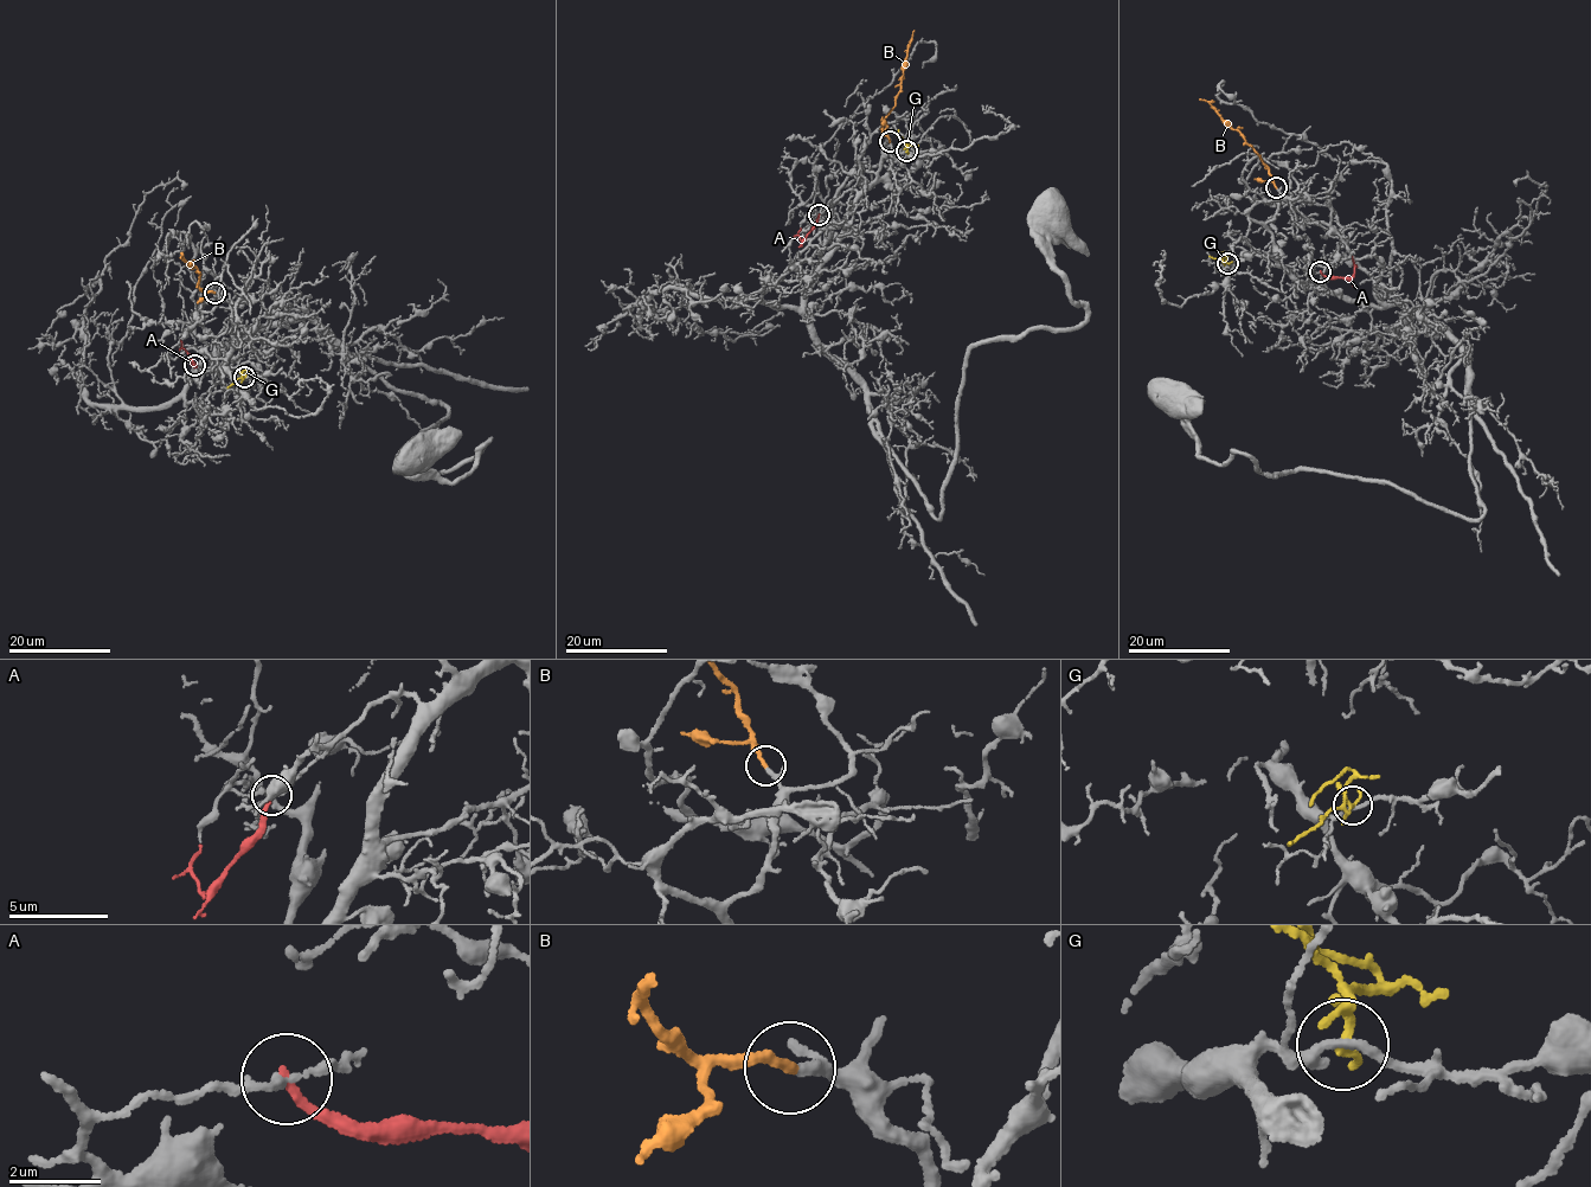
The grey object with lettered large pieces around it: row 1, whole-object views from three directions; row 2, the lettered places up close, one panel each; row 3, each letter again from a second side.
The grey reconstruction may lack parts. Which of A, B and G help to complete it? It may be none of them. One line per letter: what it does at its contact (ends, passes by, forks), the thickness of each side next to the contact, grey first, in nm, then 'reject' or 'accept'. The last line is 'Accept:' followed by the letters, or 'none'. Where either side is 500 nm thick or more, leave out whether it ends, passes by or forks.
A: it ends; calibres 170 and 200 nm; reject
B: it ends; calibres 180 and 240 nm; accept
G: it forks; calibres 240 and 130 nm; reject
Accept: B

